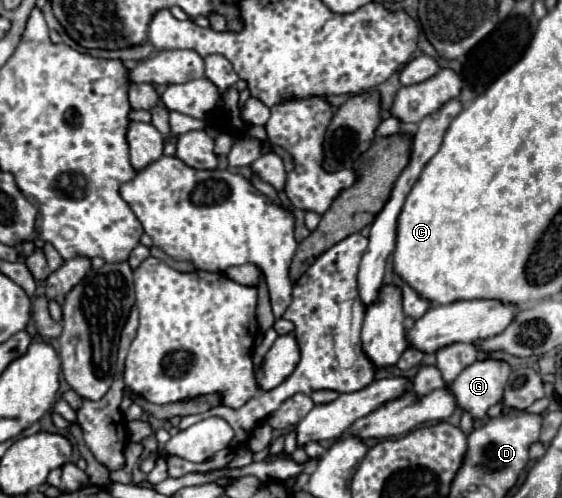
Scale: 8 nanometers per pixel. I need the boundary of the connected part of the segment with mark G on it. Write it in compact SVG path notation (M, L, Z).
M486 358L486 360L476 360L474 364L466 366L458 378L452 382L452 392L458 400L458 406L466 412L472 414L472 418L484 418L486 410L494 404L498 404L502 400L504 394L504 386L506 380L510 376L510 364L506 360L498 360L498 358Z

